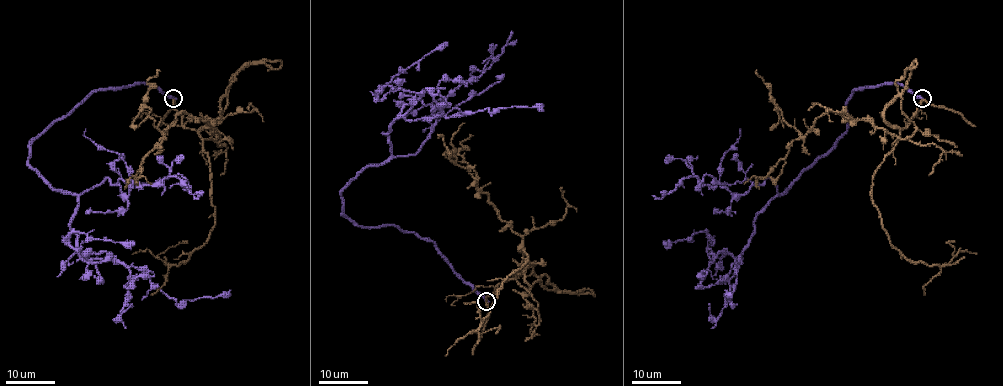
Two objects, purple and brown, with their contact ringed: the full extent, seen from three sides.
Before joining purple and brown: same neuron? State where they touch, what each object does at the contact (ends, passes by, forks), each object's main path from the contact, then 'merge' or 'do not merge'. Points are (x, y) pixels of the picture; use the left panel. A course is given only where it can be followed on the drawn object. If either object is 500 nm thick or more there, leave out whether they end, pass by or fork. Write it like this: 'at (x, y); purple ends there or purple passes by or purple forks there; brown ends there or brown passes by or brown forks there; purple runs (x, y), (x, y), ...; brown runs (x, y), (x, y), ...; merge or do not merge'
at (173, 98); purple ends there; brown passes by; purple runs (174, 98), (91, 90), (30, 147), (78, 196), (76, 245), (107, 257), (86, 261), (73, 232), (134, 244); brown runs (174, 99), (181, 122), (203, 130), (227, 98), (209, 125), (217, 136), (181, 111), (124, 189); do not merge

